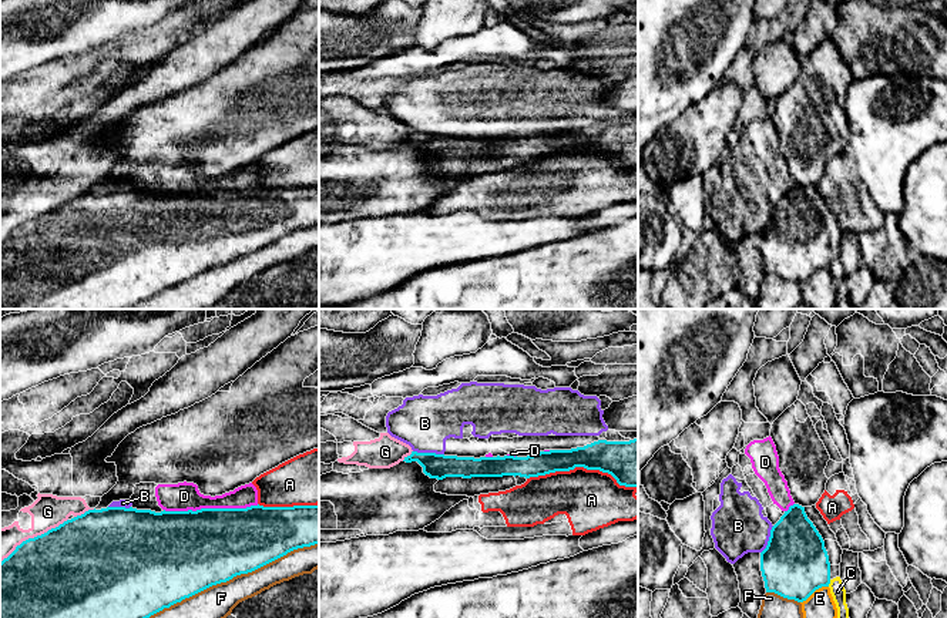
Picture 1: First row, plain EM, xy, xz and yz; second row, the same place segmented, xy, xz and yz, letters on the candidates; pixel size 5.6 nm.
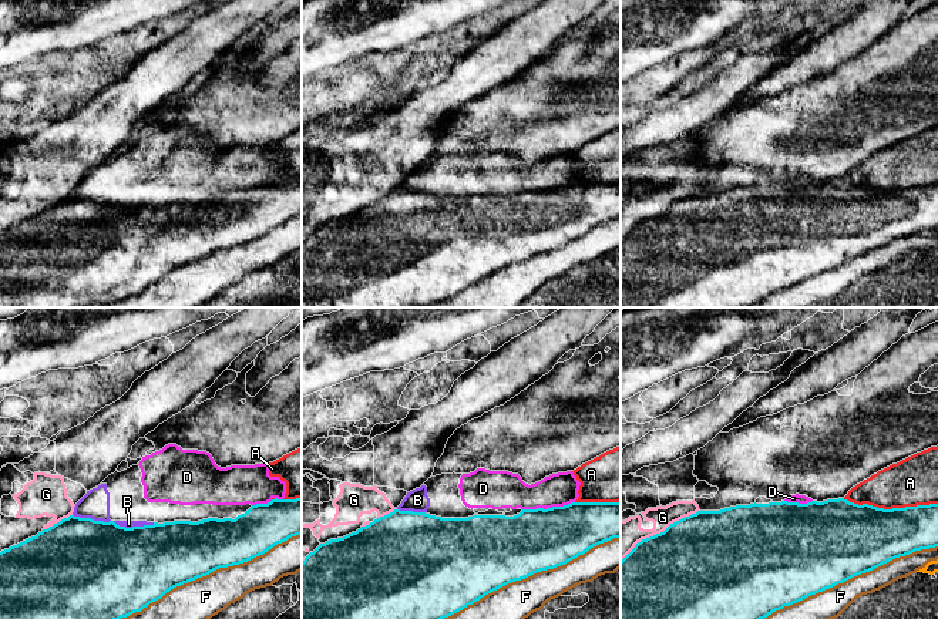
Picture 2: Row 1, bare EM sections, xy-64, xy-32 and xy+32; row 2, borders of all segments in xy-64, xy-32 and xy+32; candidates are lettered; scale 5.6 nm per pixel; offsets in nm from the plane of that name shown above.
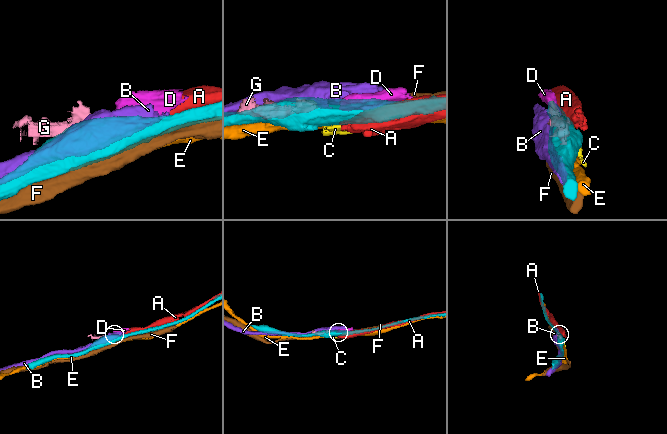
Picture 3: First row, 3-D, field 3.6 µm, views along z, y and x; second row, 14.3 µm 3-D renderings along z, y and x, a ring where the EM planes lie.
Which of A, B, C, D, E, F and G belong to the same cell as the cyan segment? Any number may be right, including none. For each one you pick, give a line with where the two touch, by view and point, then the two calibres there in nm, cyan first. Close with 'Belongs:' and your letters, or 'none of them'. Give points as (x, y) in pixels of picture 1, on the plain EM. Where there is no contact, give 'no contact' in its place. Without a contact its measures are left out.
Belongs: none of them

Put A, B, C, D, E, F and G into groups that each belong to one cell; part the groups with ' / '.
A / B D / C / E / F / G

